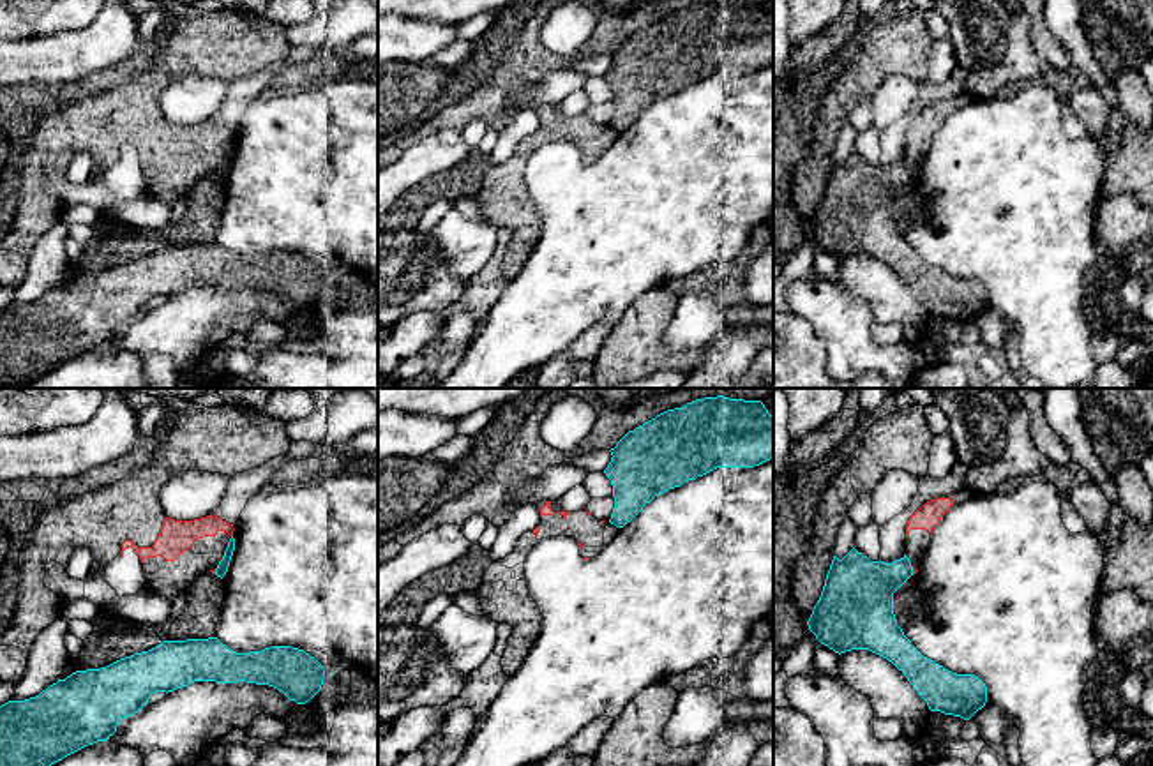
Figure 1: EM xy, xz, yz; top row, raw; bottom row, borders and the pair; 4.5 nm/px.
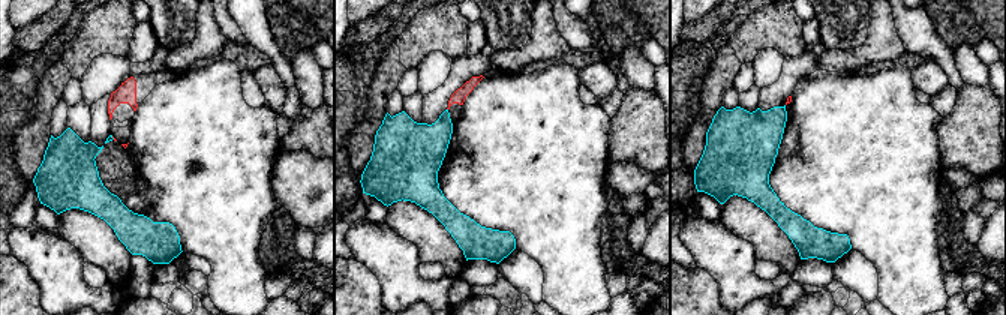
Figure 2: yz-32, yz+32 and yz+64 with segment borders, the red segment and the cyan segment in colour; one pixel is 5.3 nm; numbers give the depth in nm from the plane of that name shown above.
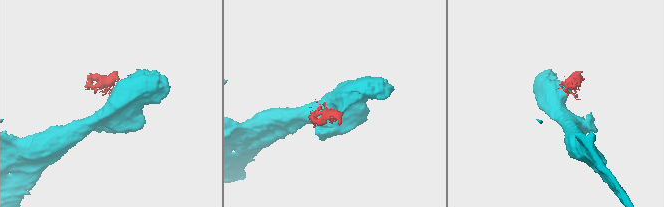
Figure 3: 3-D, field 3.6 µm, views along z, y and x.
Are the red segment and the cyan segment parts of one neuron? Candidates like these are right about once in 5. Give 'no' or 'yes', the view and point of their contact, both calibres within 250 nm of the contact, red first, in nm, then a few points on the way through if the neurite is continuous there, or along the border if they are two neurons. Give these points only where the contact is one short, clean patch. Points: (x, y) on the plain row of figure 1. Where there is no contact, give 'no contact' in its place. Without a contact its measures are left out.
no; meets red in yz at (913, 175); 20 nm thick on the red side, 280 nm on the other; border along yz (910, 170), (913, 179)

